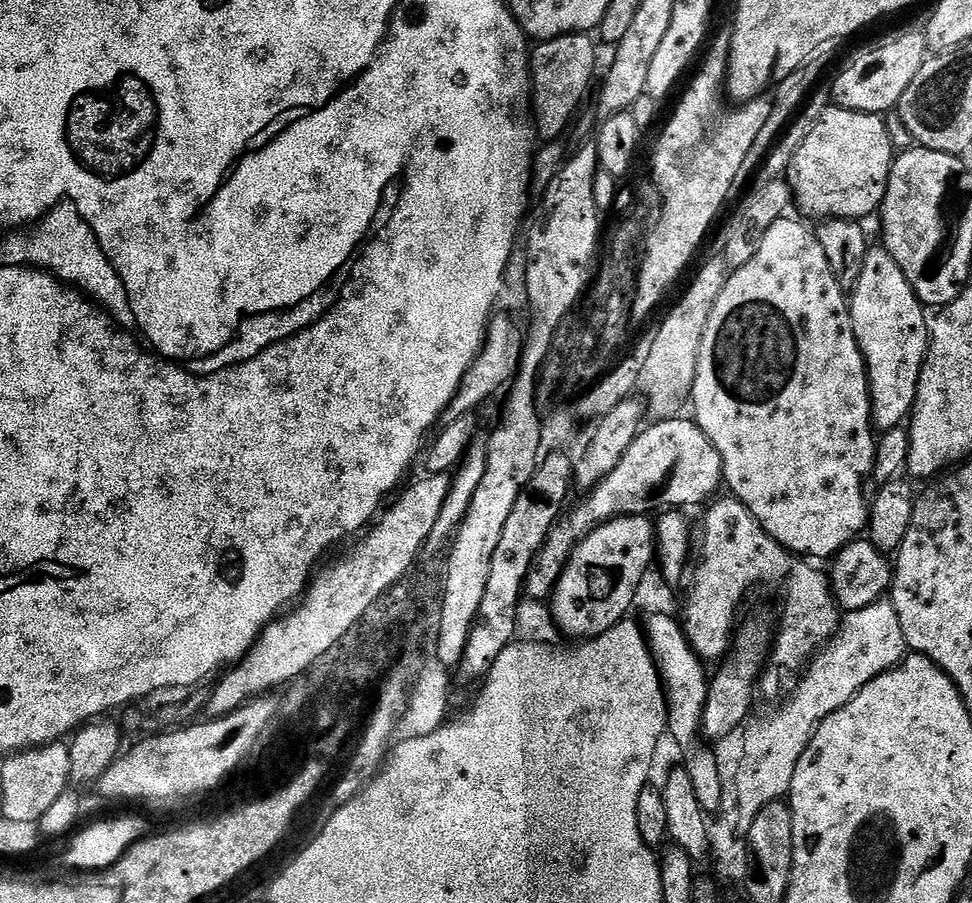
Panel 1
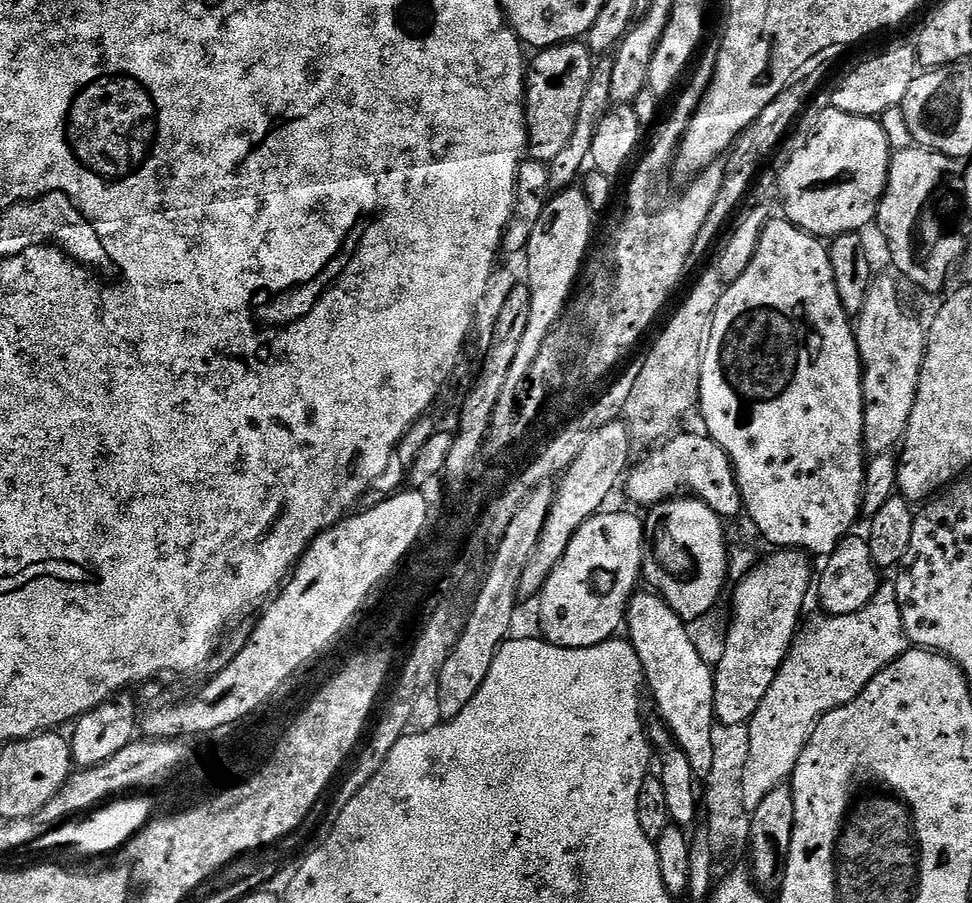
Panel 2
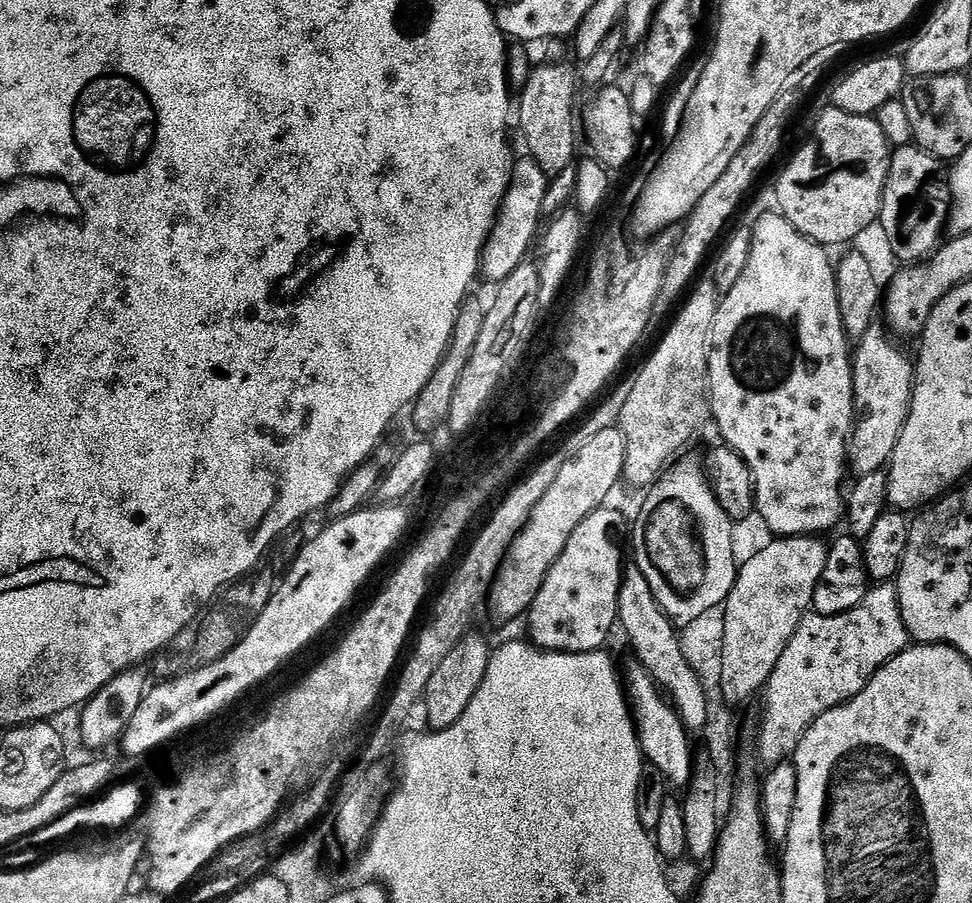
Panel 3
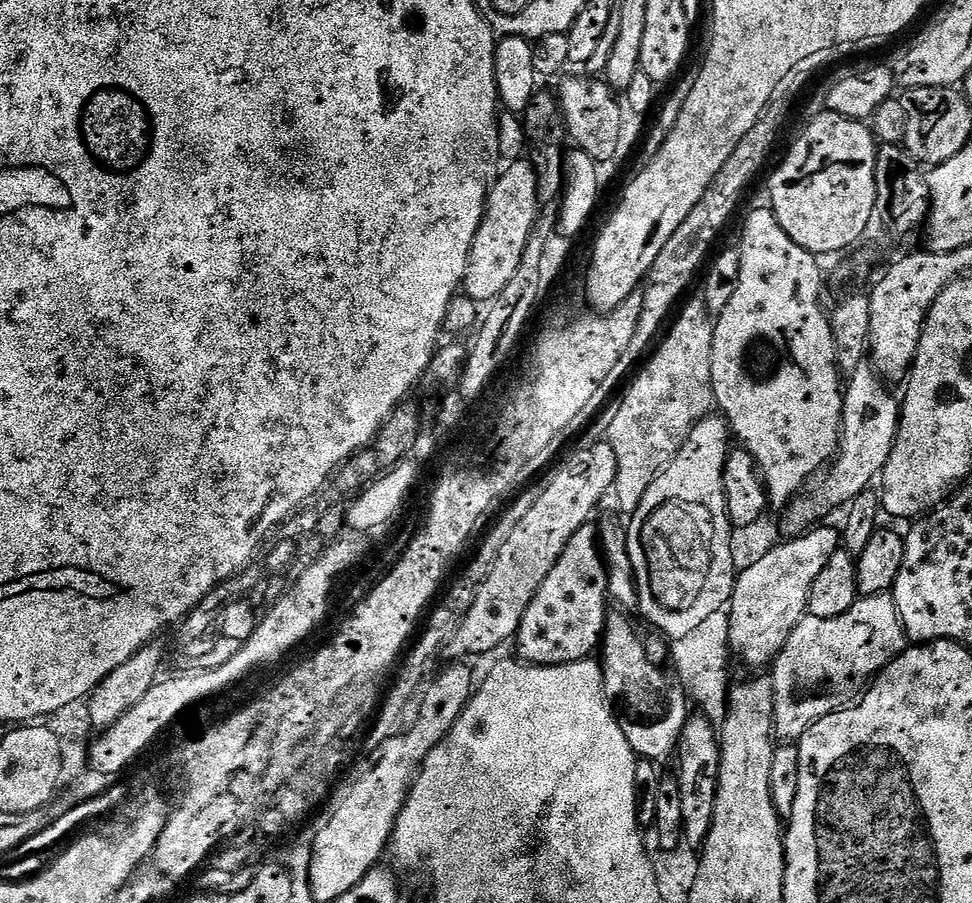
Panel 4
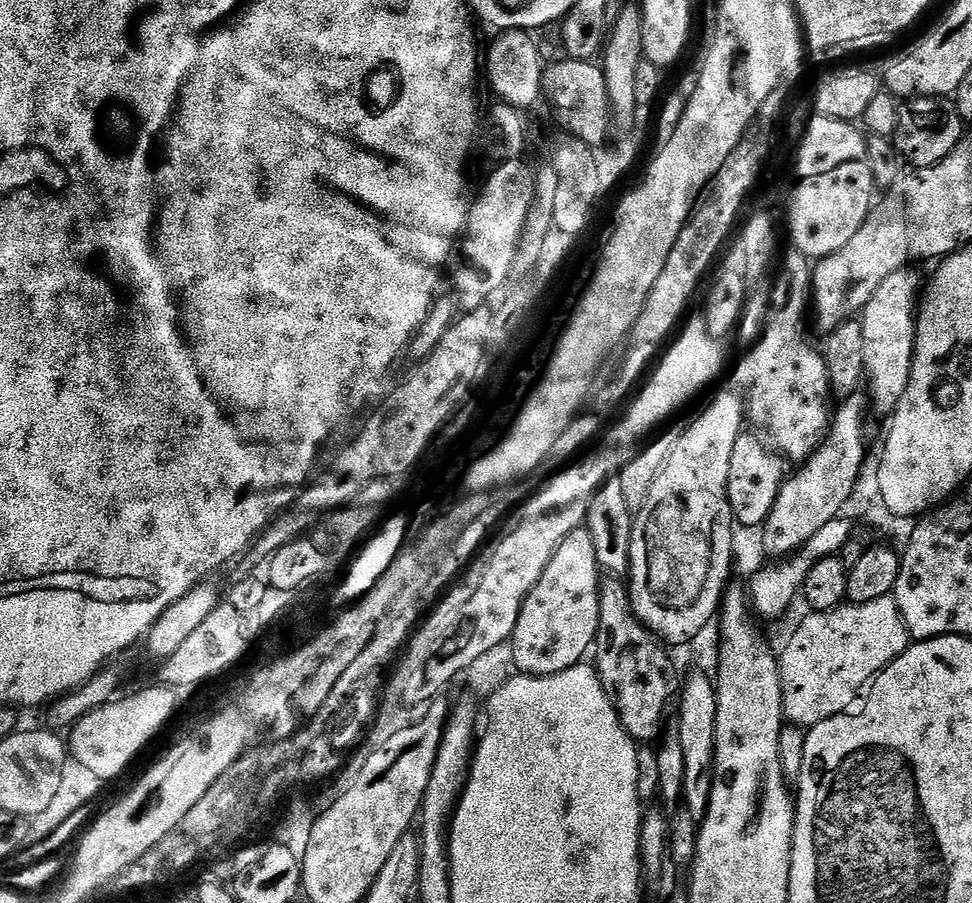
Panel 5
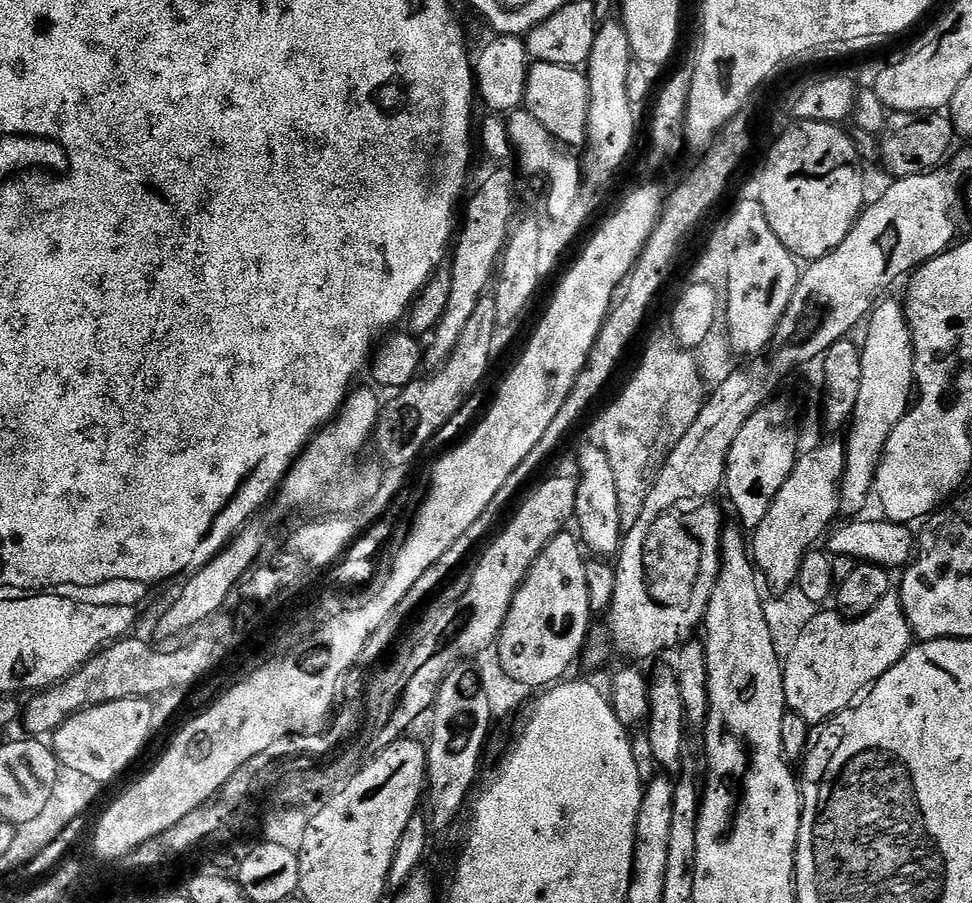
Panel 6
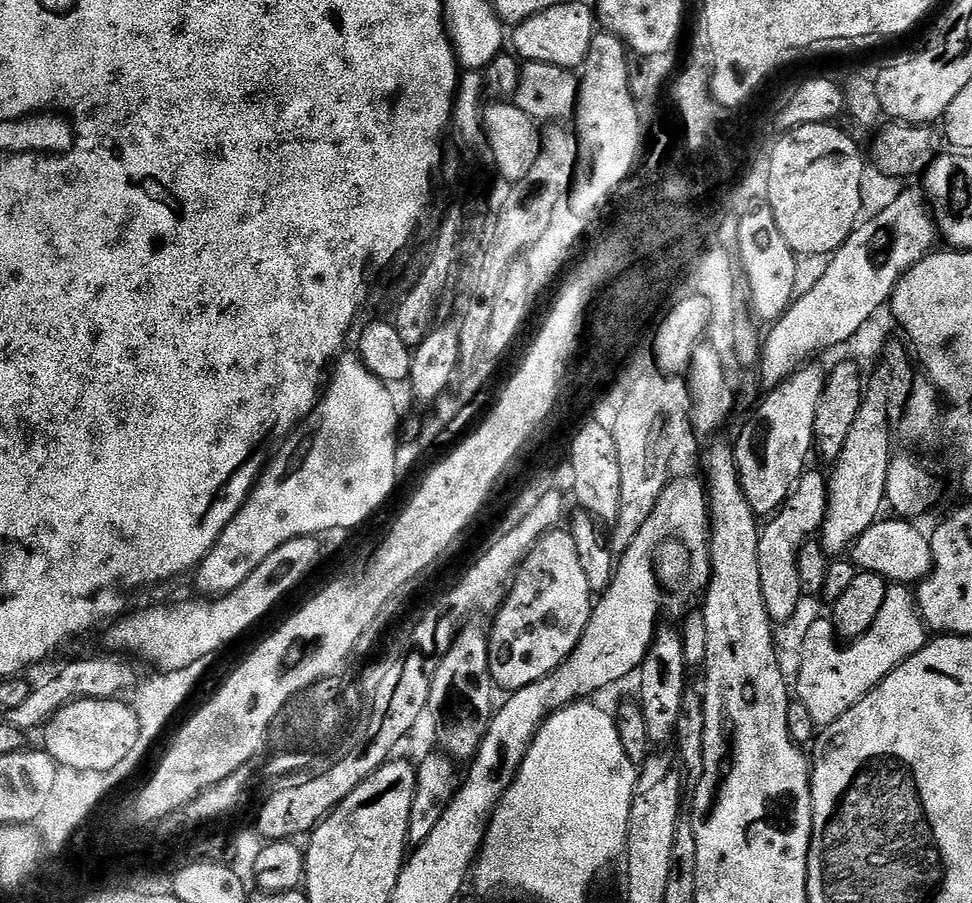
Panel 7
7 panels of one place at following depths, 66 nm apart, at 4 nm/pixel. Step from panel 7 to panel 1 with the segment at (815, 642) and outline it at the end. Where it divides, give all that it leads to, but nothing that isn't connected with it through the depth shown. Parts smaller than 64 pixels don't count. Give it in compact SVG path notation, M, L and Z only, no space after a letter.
M891 599L879 600L862 610L849 612L841 619L836 635L812 657L802 678L795 681L797 684L792 697L772 717L753 719L743 729L745 751L738 772L732 781L732 787L742 798L740 816L744 820L743 833L747 833L752 828L754 818L765 806L783 801L791 793L798 758L802 758L810 738L816 733L816 727L830 714L834 714L834 710L846 706L846 702L850 702L862 690L862 686L866 686L874 678L895 668L905 655L906 645L902 634L902 622L898 618L898 610L894 610Z

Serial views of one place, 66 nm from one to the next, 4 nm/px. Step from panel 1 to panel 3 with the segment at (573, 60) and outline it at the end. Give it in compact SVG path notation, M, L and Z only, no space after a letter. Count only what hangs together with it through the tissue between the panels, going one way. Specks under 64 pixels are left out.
M550 64L535 67L518 96L516 119L526 144L527 155L532 157L551 180L571 167L578 136L578 118L574 116L576 92L580 89L577 67L570 64Z

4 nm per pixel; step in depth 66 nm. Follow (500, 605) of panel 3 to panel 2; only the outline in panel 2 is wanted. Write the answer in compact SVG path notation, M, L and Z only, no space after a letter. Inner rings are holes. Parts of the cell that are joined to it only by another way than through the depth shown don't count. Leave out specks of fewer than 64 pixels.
M623 419L610 422L610 426L602 426L598 434L593 434L586 442L586 447L578 458L574 458L571 466L559 477L556 489L556 498L552 503L550 514L546 518L546 526L542 526L542 534L526 562L524 573L520 578L519 595L539 597L544 588L546 578L558 566L562 554L566 554L566 546L570 546L570 538L591 516L605 507L604 504L612 496L616 483L621 483L630 461L633 459L634 447L629 436L628 425ZM632 456L632 457L631 457ZM629 459L629 460L628 460ZM625 467L625 468L624 468ZM621 475L621 476L620 476Z

